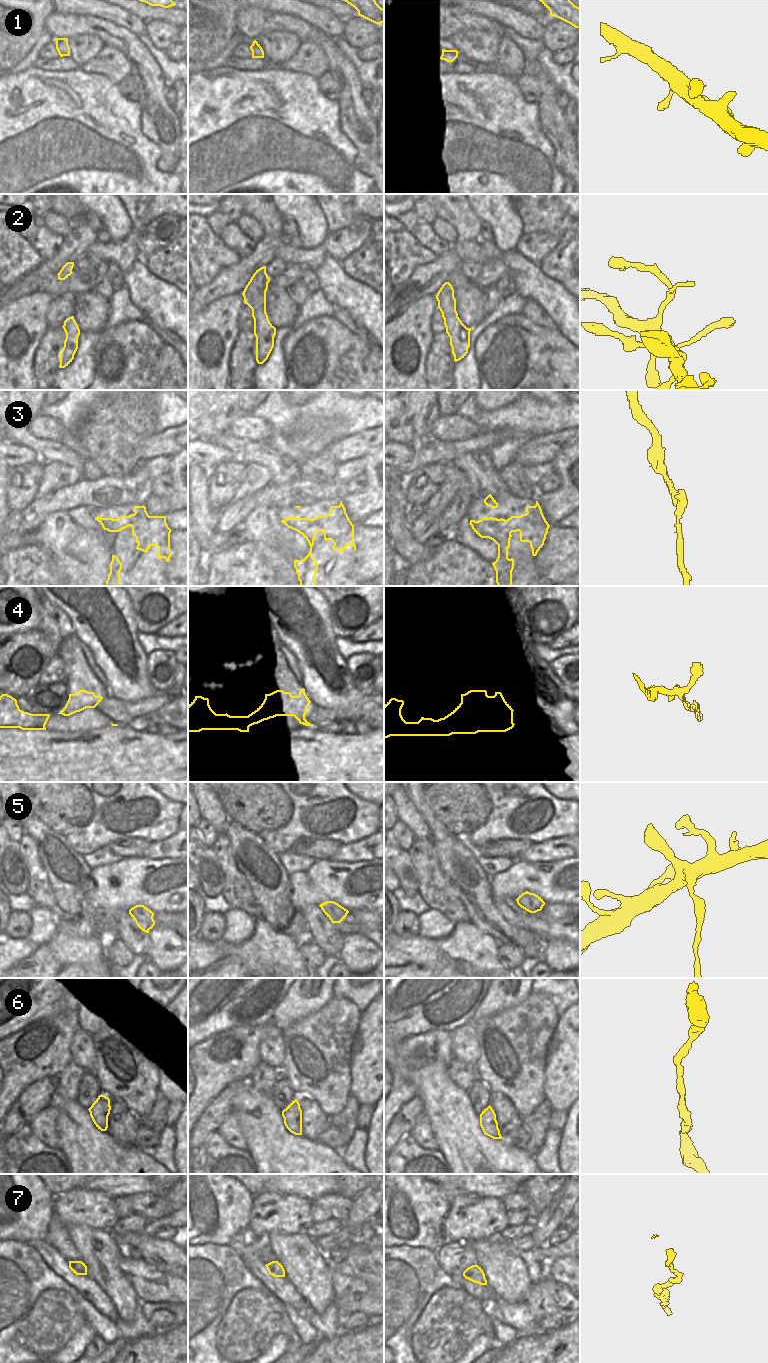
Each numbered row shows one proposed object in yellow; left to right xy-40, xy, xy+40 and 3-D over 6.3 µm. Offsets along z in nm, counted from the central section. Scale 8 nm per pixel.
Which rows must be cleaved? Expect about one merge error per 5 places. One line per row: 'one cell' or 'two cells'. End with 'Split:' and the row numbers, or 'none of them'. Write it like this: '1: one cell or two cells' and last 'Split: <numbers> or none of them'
1: one cell
2: one cell
3: one cell
4: one cell
5: one cell
6: one cell
7: one cell
Split: none of them

